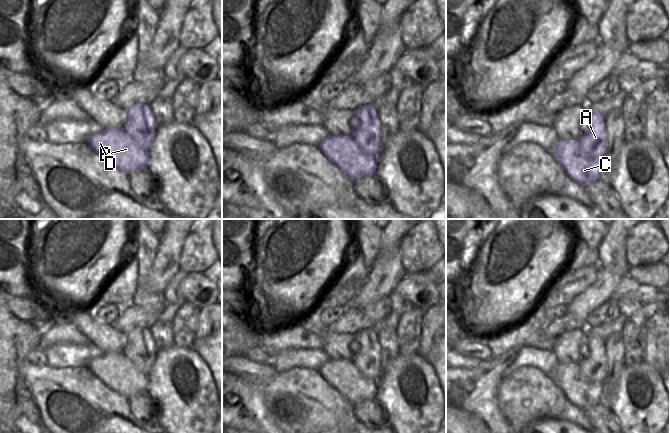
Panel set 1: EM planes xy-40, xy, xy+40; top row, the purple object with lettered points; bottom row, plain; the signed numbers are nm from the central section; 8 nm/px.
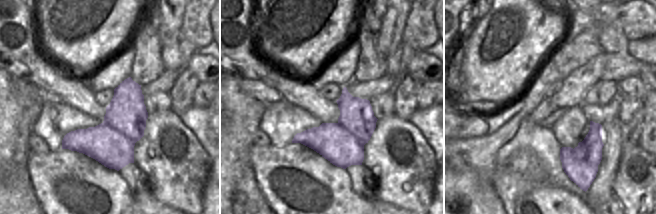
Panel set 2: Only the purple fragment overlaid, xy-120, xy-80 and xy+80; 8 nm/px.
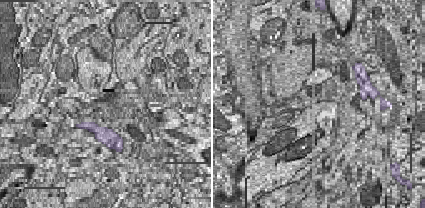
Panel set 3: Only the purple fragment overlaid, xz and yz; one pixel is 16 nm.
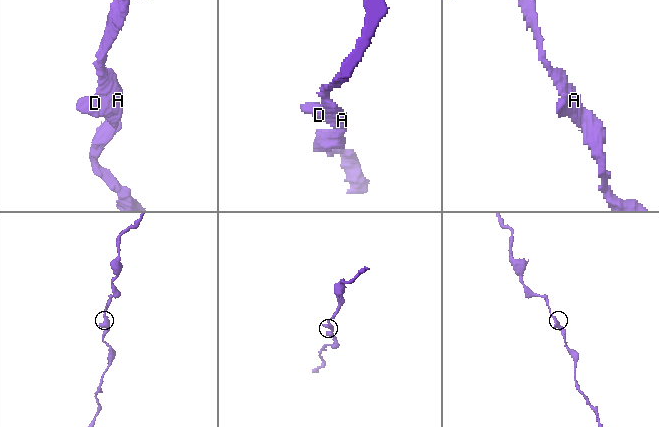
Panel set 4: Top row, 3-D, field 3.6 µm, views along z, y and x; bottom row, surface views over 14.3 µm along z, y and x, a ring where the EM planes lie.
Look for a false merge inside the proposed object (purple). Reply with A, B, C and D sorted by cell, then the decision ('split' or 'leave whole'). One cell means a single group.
A / B C D | split

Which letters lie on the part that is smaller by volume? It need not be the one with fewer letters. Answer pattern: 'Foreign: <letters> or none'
Foreign: B, C, D

